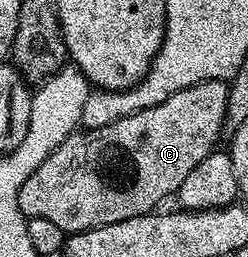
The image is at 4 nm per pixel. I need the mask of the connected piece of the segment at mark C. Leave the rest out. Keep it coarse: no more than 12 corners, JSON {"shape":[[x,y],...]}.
{"shape":[[208,78],[74,132],[19,188],[66,235],[156,211],[225,130]]}

